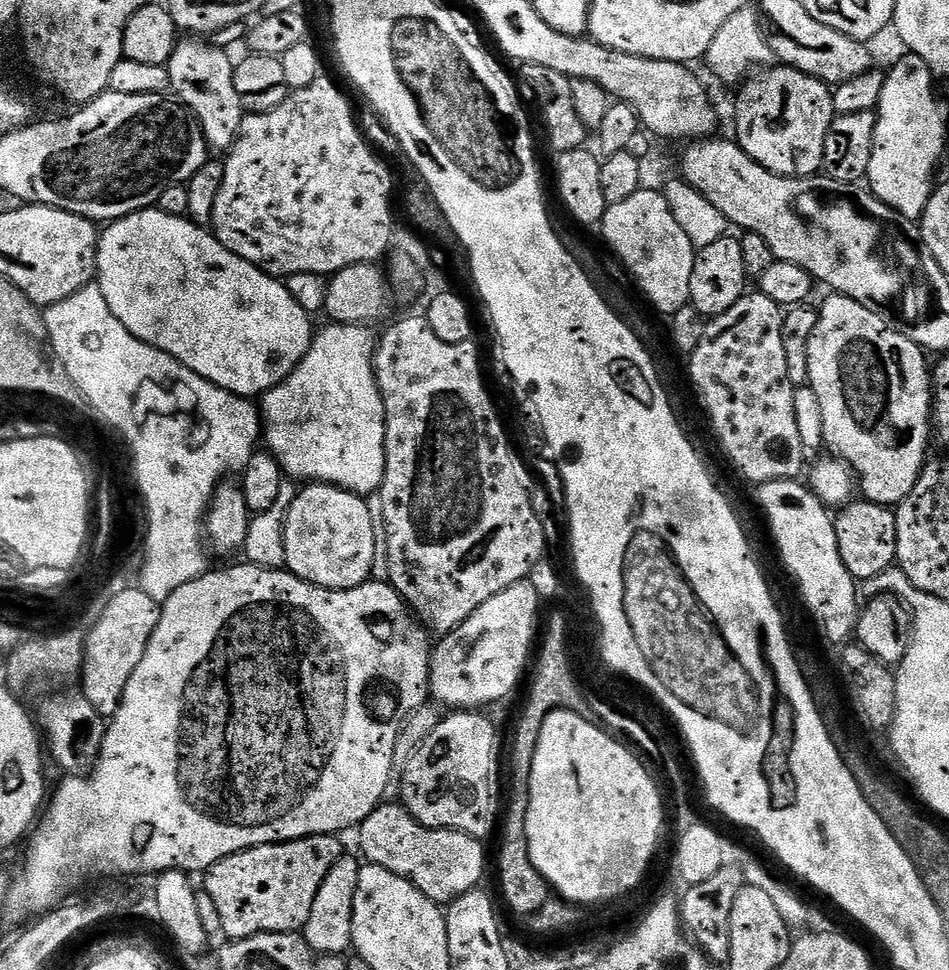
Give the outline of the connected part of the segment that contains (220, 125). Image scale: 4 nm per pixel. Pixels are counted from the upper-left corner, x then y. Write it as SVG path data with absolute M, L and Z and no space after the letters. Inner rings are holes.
M184 38L179 41L174 54L166 65L172 83L171 91L194 117L195 123L204 132L204 143L209 149L217 148L227 153L240 135L240 127L246 115L244 103L238 90L234 90L233 57L228 57L220 48L203 44L200 38Z

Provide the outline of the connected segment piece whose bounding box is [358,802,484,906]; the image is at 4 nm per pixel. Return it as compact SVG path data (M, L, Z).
M382 802L358 826L363 859L406 878L426 898L447 906L462 894L473 891L484 876L484 848L475 836L449 828L427 828L400 802Z

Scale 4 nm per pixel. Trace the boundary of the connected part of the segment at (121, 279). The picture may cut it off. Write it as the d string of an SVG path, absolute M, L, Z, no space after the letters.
M153 206L143 208L142 211L129 216L123 216L120 220L111 221L105 228L108 229L105 232L103 229L99 233L96 245L95 279L106 298L106 306L110 306L114 318L118 318L118 322L122 322L122 326L126 326L126 330L130 330L130 334L134 334L134 338L170 354L179 364L194 370L194 374L206 378L214 386L232 392L236 396L263 397L264 393L281 384L296 369L298 362L302 362L306 350L310 350L314 335L313 317L306 310L302 310L302 306L298 306L298 302L294 302L287 283L275 276L267 276L257 264L246 262L242 258L238 258L238 254L226 250L226 246L222 246L222 242L216 239L207 227L193 224L191 219L182 216L171 216L161 212L159 207Z

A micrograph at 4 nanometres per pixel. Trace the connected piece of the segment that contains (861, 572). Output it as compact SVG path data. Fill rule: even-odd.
M856 498L835 513L834 523L838 538L838 554L842 554L842 562L846 570L850 570L853 580L869 580L896 564L898 526L896 513L891 507L871 504L869 500Z

